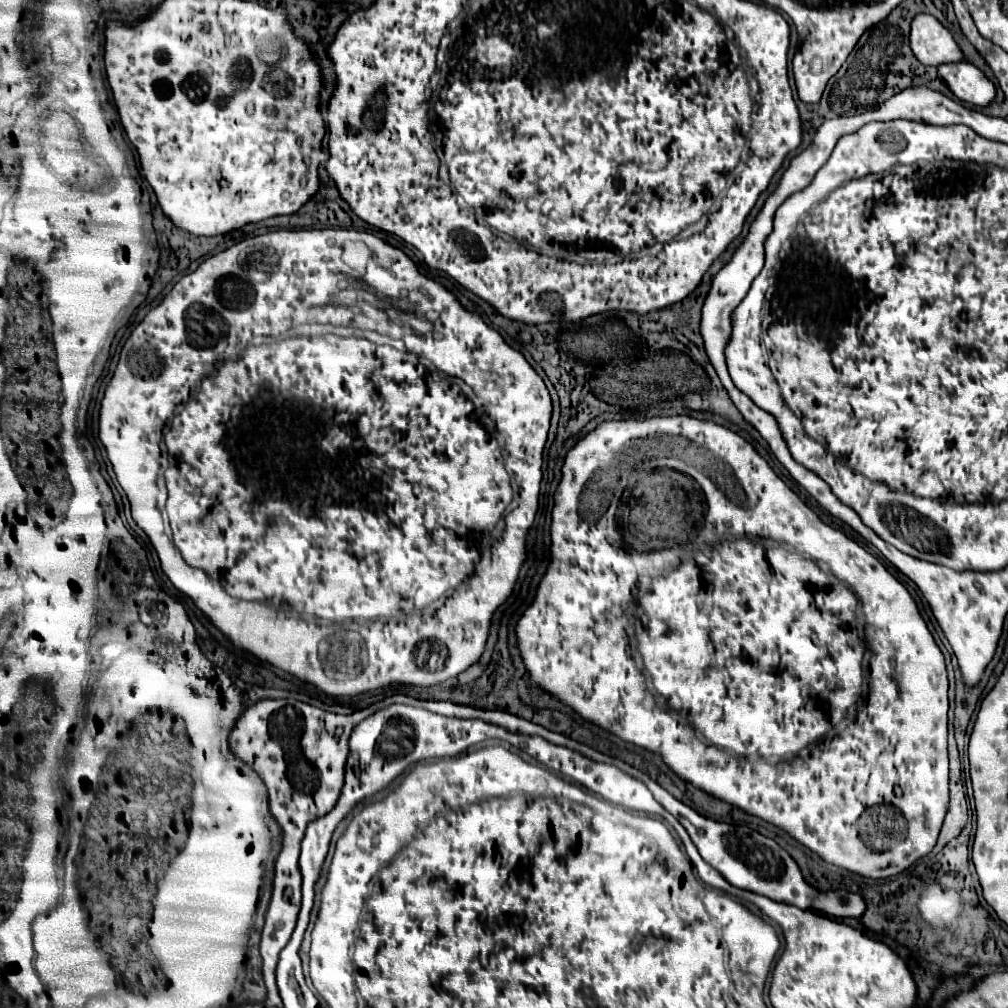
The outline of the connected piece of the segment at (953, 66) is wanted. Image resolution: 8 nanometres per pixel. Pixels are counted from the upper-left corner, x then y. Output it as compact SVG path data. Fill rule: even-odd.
M965 60L937 66L937 74L963 102L973 106L987 106L995 98L993 82L987 80L979 68Z

